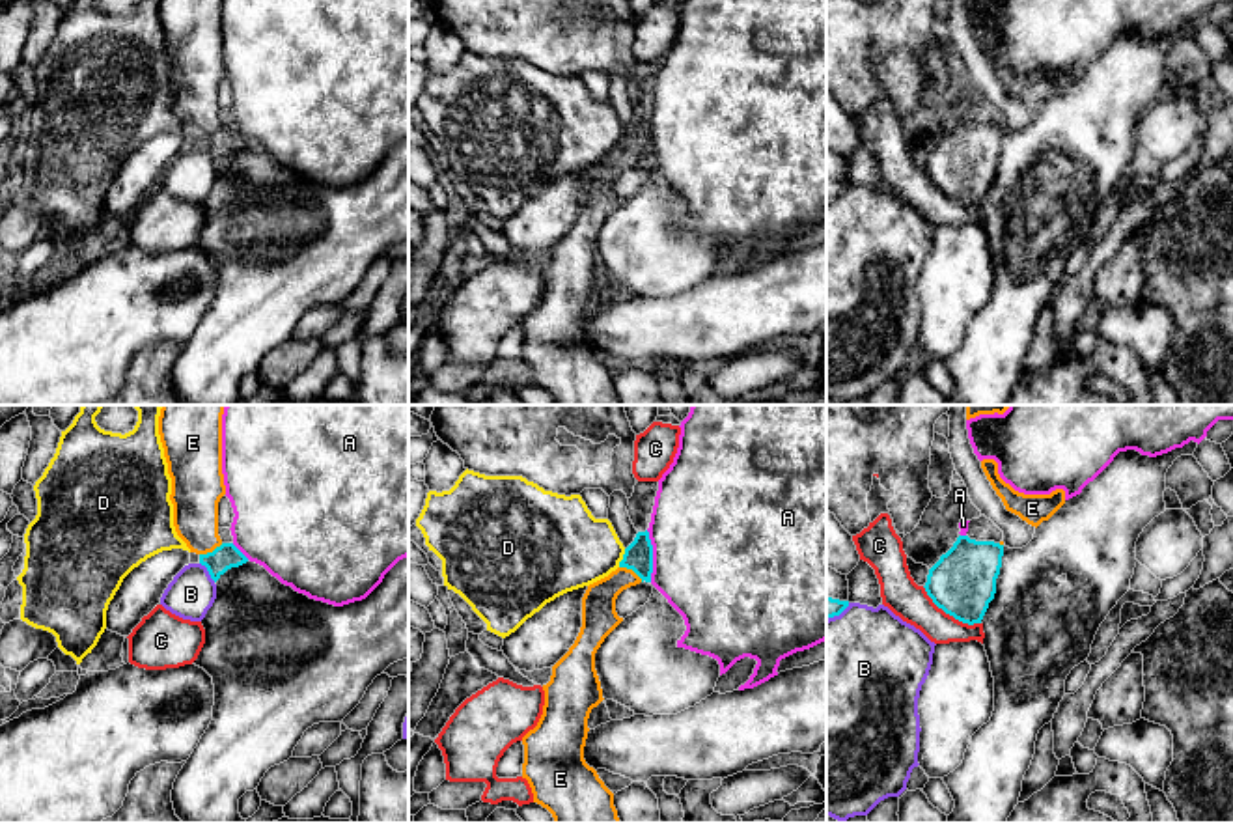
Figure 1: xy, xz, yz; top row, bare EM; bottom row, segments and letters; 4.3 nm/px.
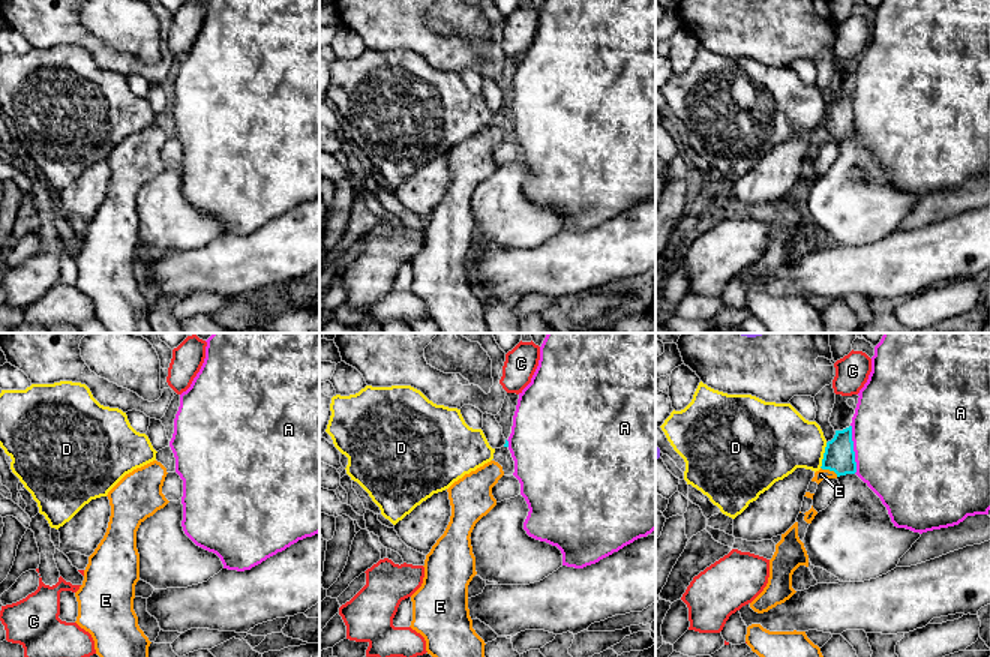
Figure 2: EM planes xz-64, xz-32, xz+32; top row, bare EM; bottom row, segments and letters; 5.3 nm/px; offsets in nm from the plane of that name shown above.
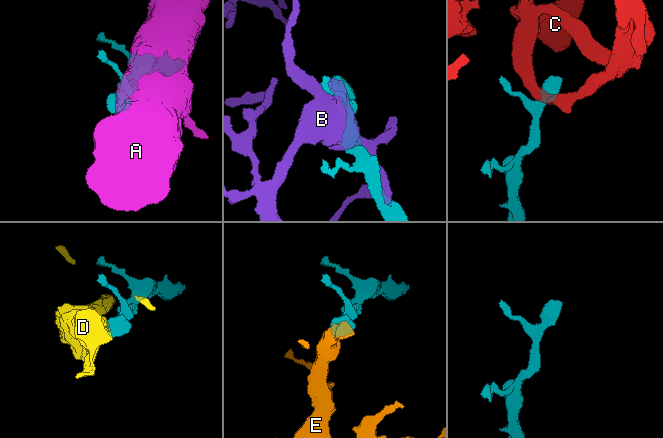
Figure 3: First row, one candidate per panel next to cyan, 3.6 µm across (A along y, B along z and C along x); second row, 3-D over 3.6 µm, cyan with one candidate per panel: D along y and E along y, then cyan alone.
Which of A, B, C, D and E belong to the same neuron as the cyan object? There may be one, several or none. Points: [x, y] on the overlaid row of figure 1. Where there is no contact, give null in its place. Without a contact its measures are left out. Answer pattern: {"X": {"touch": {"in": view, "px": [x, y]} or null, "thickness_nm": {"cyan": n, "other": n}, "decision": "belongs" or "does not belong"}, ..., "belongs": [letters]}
{"A": {"touch": {"in": "xz", "px": [651, 557]}, "thickness_nm": {"cyan": 130, "other": 500}, "decision": "does not belong"}, "B": {"touch": {"in": "xy", "px": [207, 570]}, "thickness_nm": {"cyan": 110, "other": 200}, "decision": "does not belong"}, "C": {"touch": {"in": "yz", "px": [950, 614]}, "thickness_nm": {"cyan": 280, "other": 160}, "decision": "does not belong"}, "D": {"touch": {"in": "xz", "px": [623, 558]}, "thickness_nm": {"cyan": 130, "other": 360}, "decision": "does not belong"}, "E": {"touch": {"in": "xz", "px": [631, 568]}, "thickness_nm": {"cyan": 130, "other": 150}, "decision": "belongs"}, "belongs": ["E"]}

